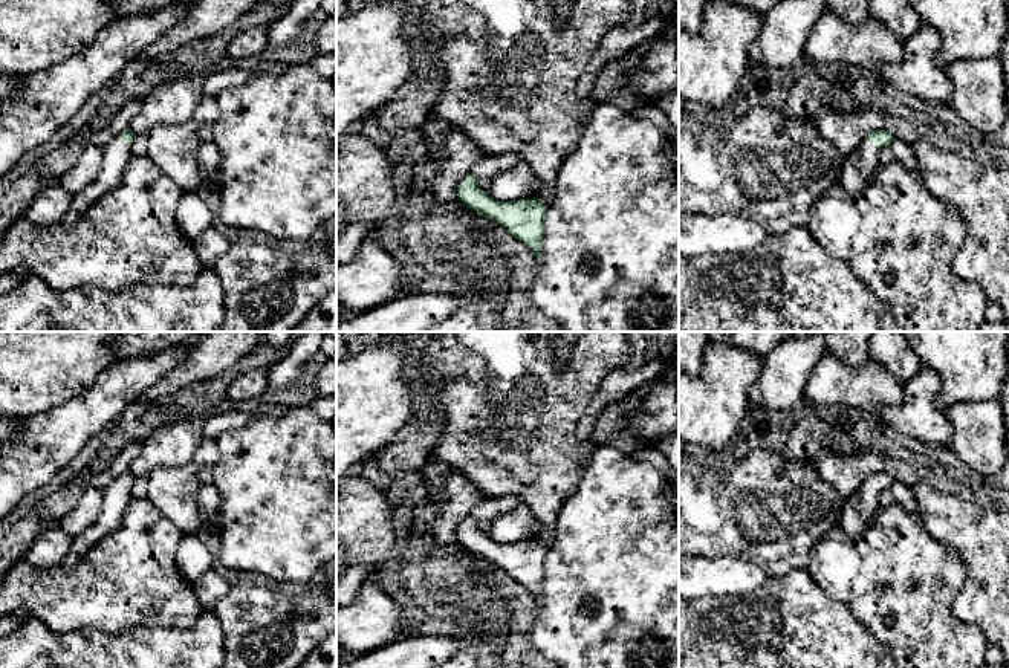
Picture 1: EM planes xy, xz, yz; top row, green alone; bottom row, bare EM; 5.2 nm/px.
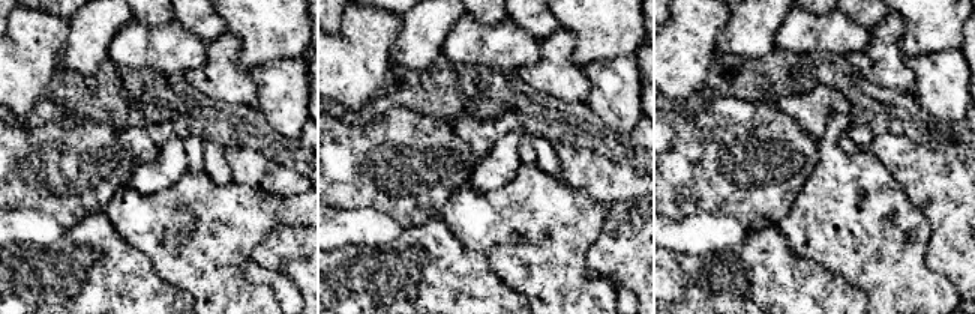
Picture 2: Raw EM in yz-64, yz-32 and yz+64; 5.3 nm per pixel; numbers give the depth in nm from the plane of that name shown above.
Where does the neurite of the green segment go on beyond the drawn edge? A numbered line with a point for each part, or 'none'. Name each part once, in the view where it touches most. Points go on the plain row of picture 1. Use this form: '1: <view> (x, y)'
1: yz (859, 509)

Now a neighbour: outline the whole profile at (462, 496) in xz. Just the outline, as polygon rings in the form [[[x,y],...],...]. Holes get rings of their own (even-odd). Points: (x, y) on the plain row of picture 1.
[[[457,472],[448,477],[445,492],[446,498],[433,524],[434,538],[442,546],[453,544],[457,540],[454,527],[486,498],[471,480]]]

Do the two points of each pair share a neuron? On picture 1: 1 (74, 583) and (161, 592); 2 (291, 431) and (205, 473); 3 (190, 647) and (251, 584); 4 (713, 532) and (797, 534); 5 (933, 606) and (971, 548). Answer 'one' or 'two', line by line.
1: one
2: two
3: two
4: one
5: two

